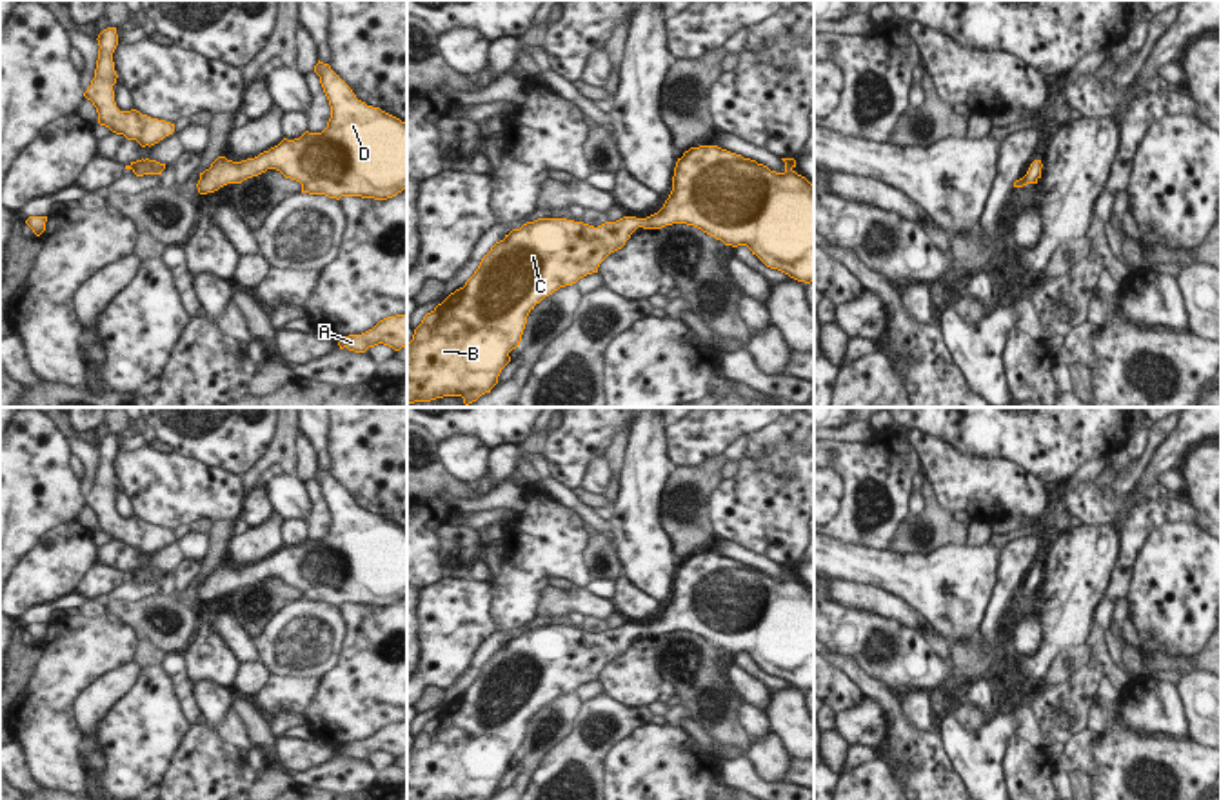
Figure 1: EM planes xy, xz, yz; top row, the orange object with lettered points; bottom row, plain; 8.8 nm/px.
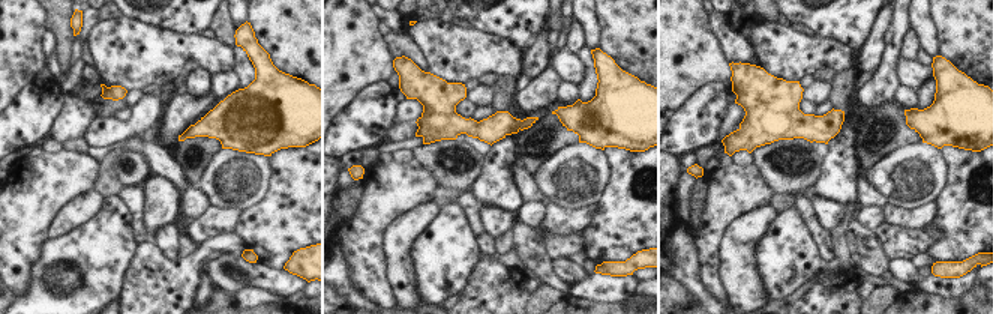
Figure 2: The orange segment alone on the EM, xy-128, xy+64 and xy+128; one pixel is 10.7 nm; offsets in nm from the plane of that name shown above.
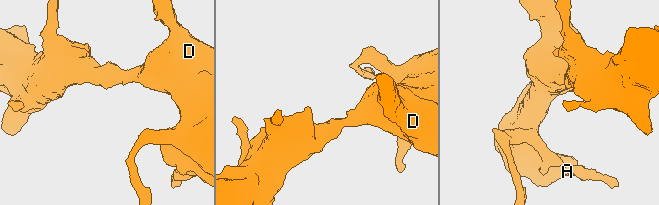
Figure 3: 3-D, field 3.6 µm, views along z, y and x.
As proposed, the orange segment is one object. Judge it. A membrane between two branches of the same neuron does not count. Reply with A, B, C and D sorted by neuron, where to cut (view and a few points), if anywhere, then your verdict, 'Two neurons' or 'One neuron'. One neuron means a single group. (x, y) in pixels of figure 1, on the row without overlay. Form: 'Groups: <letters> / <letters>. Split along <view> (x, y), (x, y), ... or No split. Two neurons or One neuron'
Groups: A B C D. No split. One neuron.

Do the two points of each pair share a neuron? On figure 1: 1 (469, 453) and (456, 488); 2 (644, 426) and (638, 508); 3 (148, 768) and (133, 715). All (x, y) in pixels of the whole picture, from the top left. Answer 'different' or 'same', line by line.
1: different
2: same
3: same

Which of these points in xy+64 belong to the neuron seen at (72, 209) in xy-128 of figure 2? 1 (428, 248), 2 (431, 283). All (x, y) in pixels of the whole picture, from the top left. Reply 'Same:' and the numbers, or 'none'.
Same: none

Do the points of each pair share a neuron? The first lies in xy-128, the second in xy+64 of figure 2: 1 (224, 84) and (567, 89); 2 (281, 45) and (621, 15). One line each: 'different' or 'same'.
1: same
2: same

